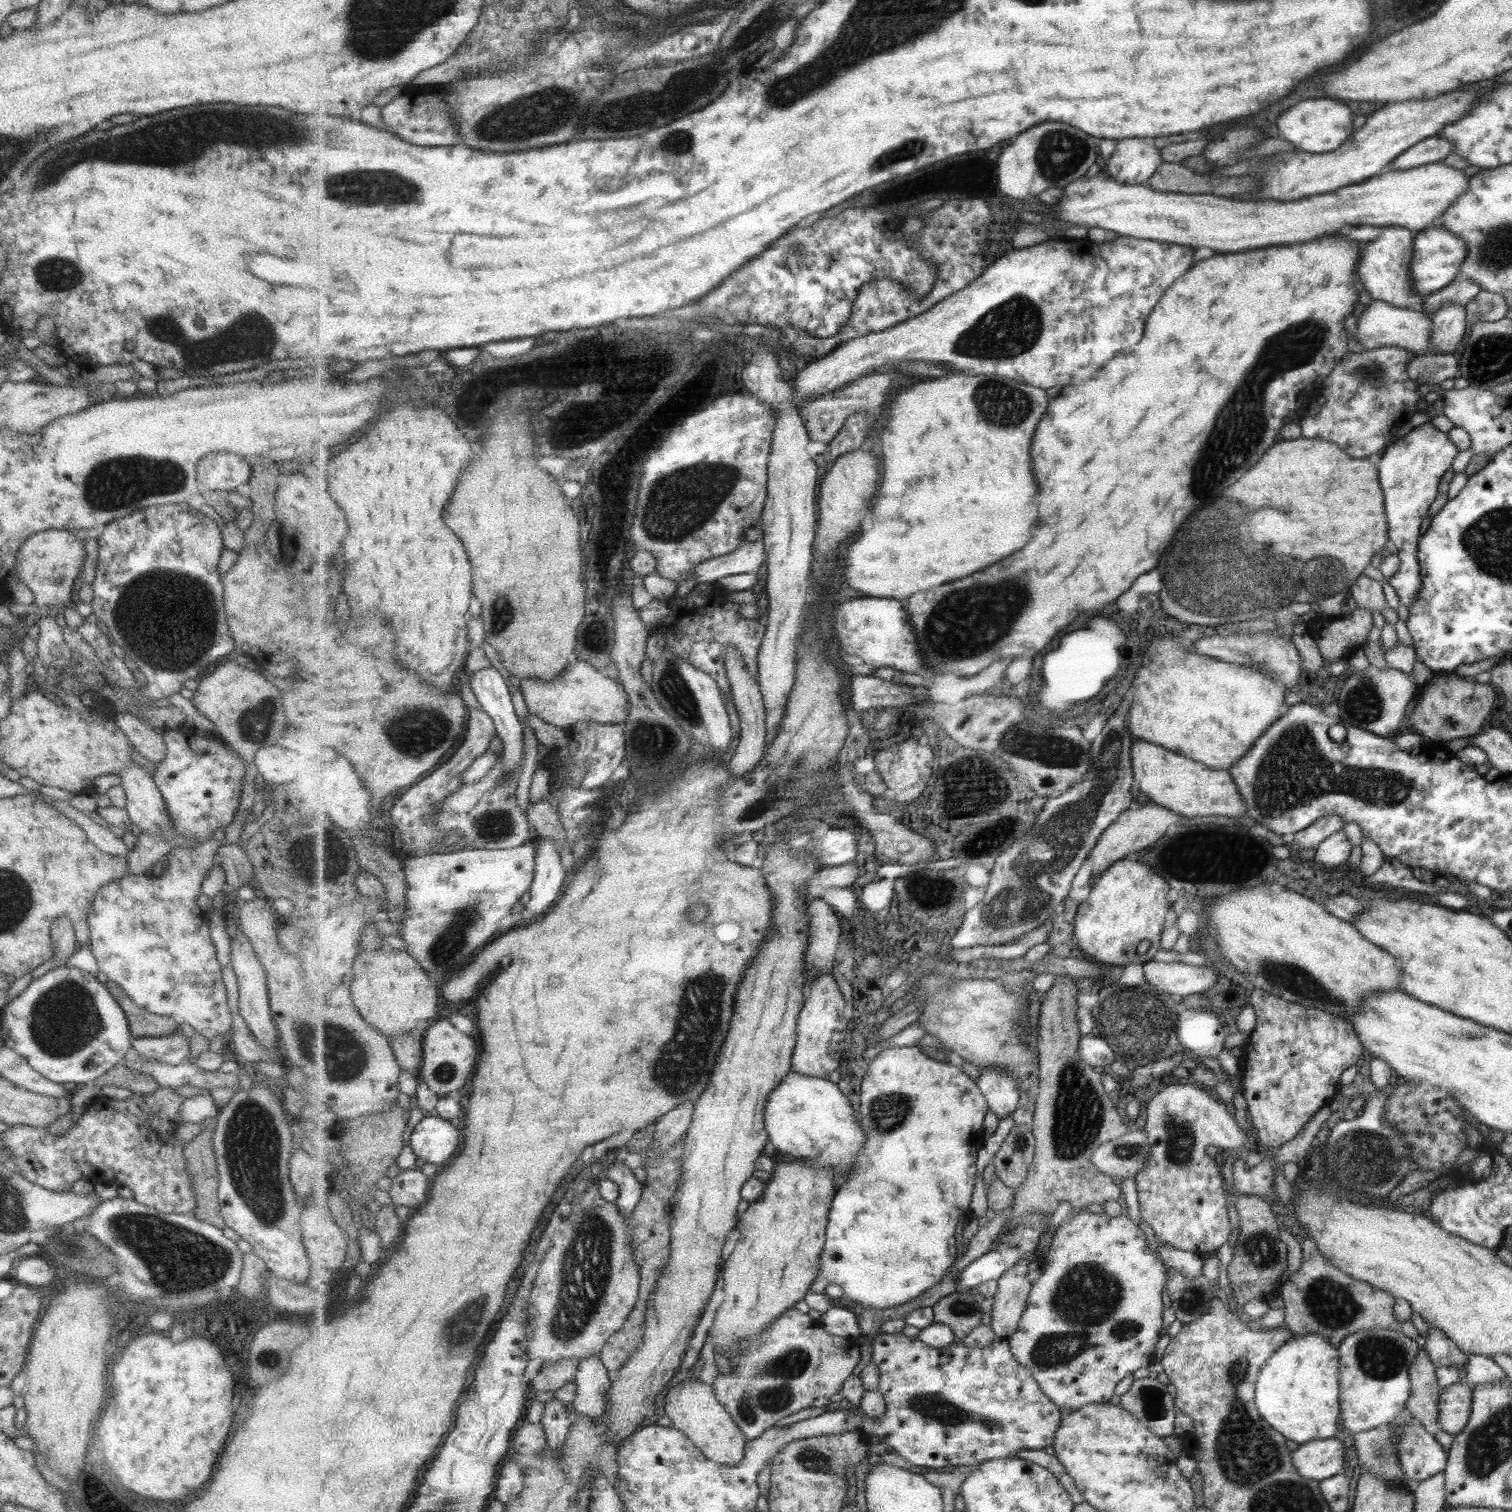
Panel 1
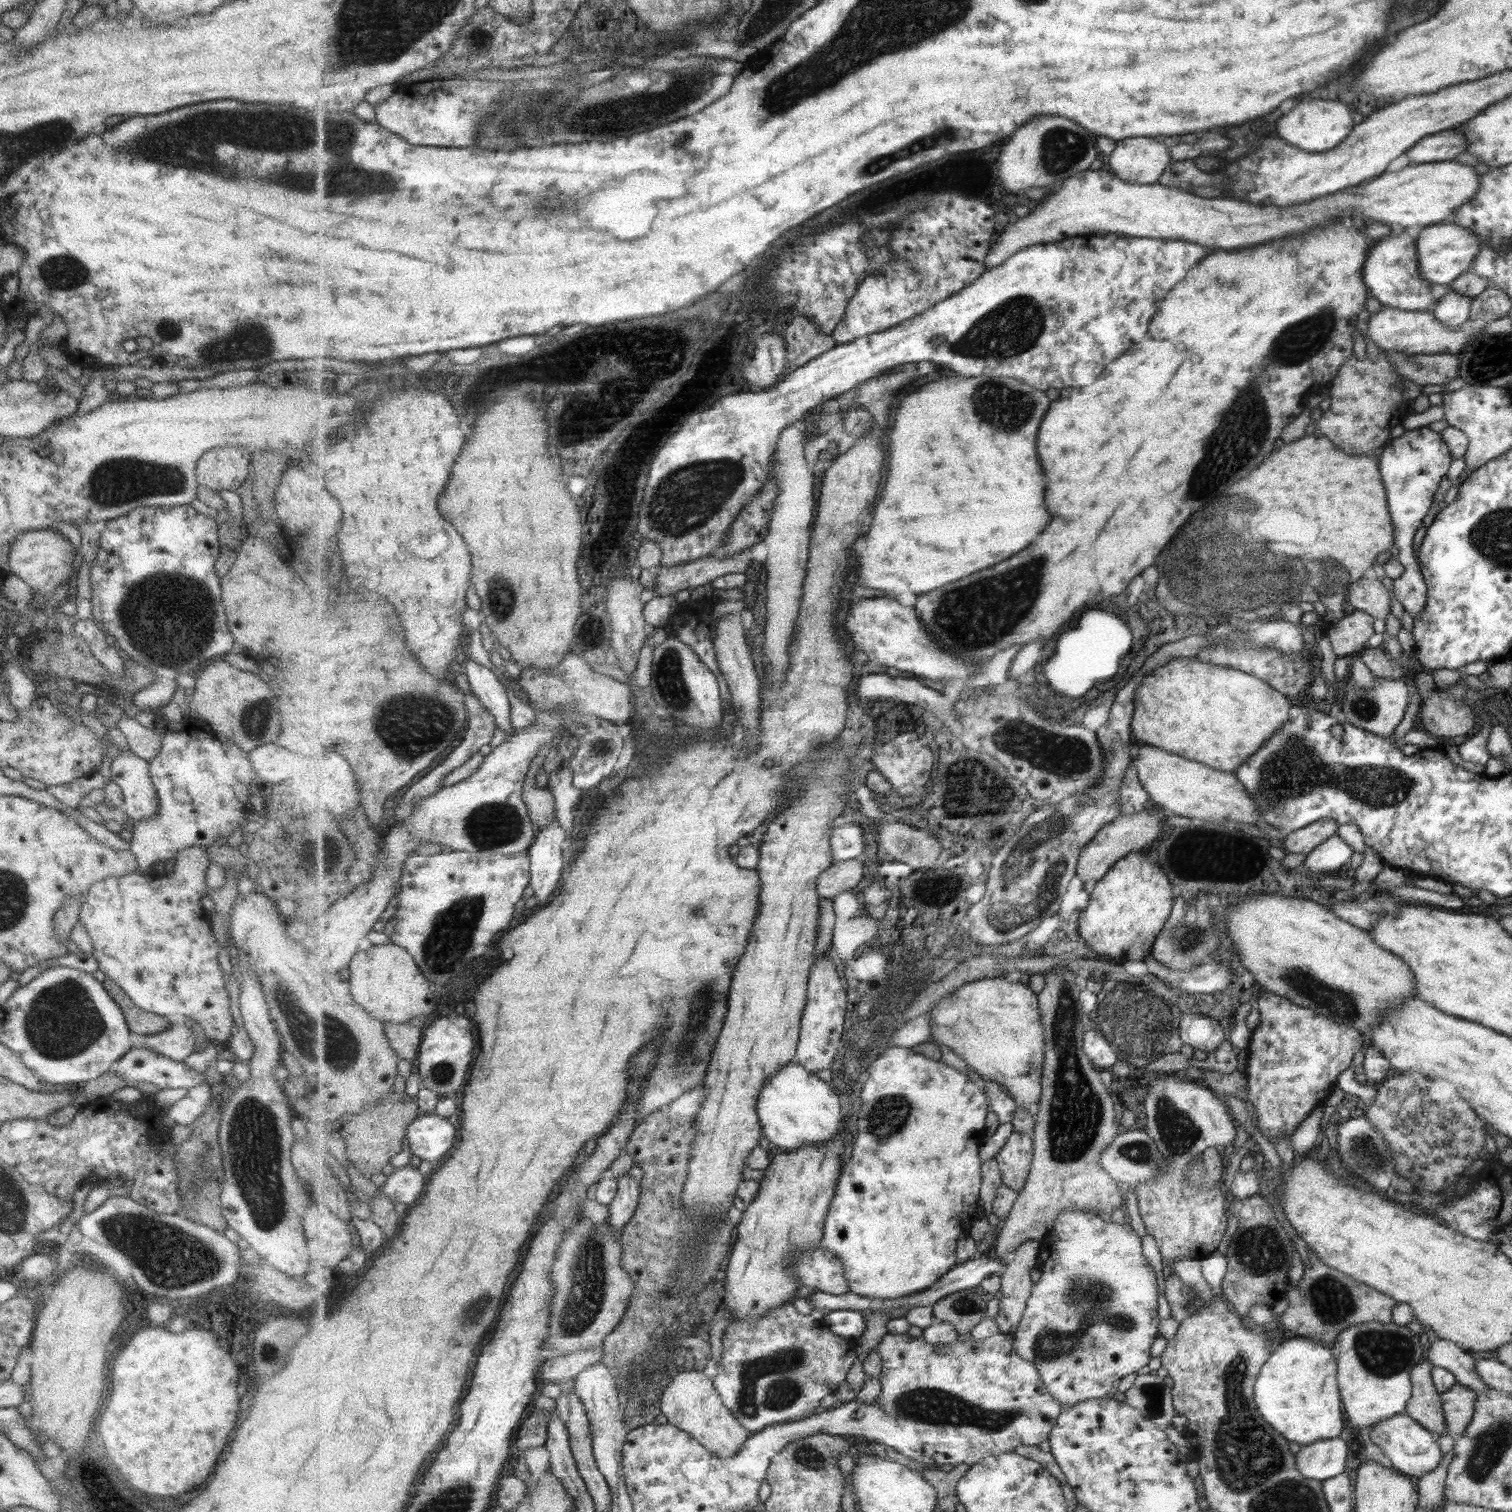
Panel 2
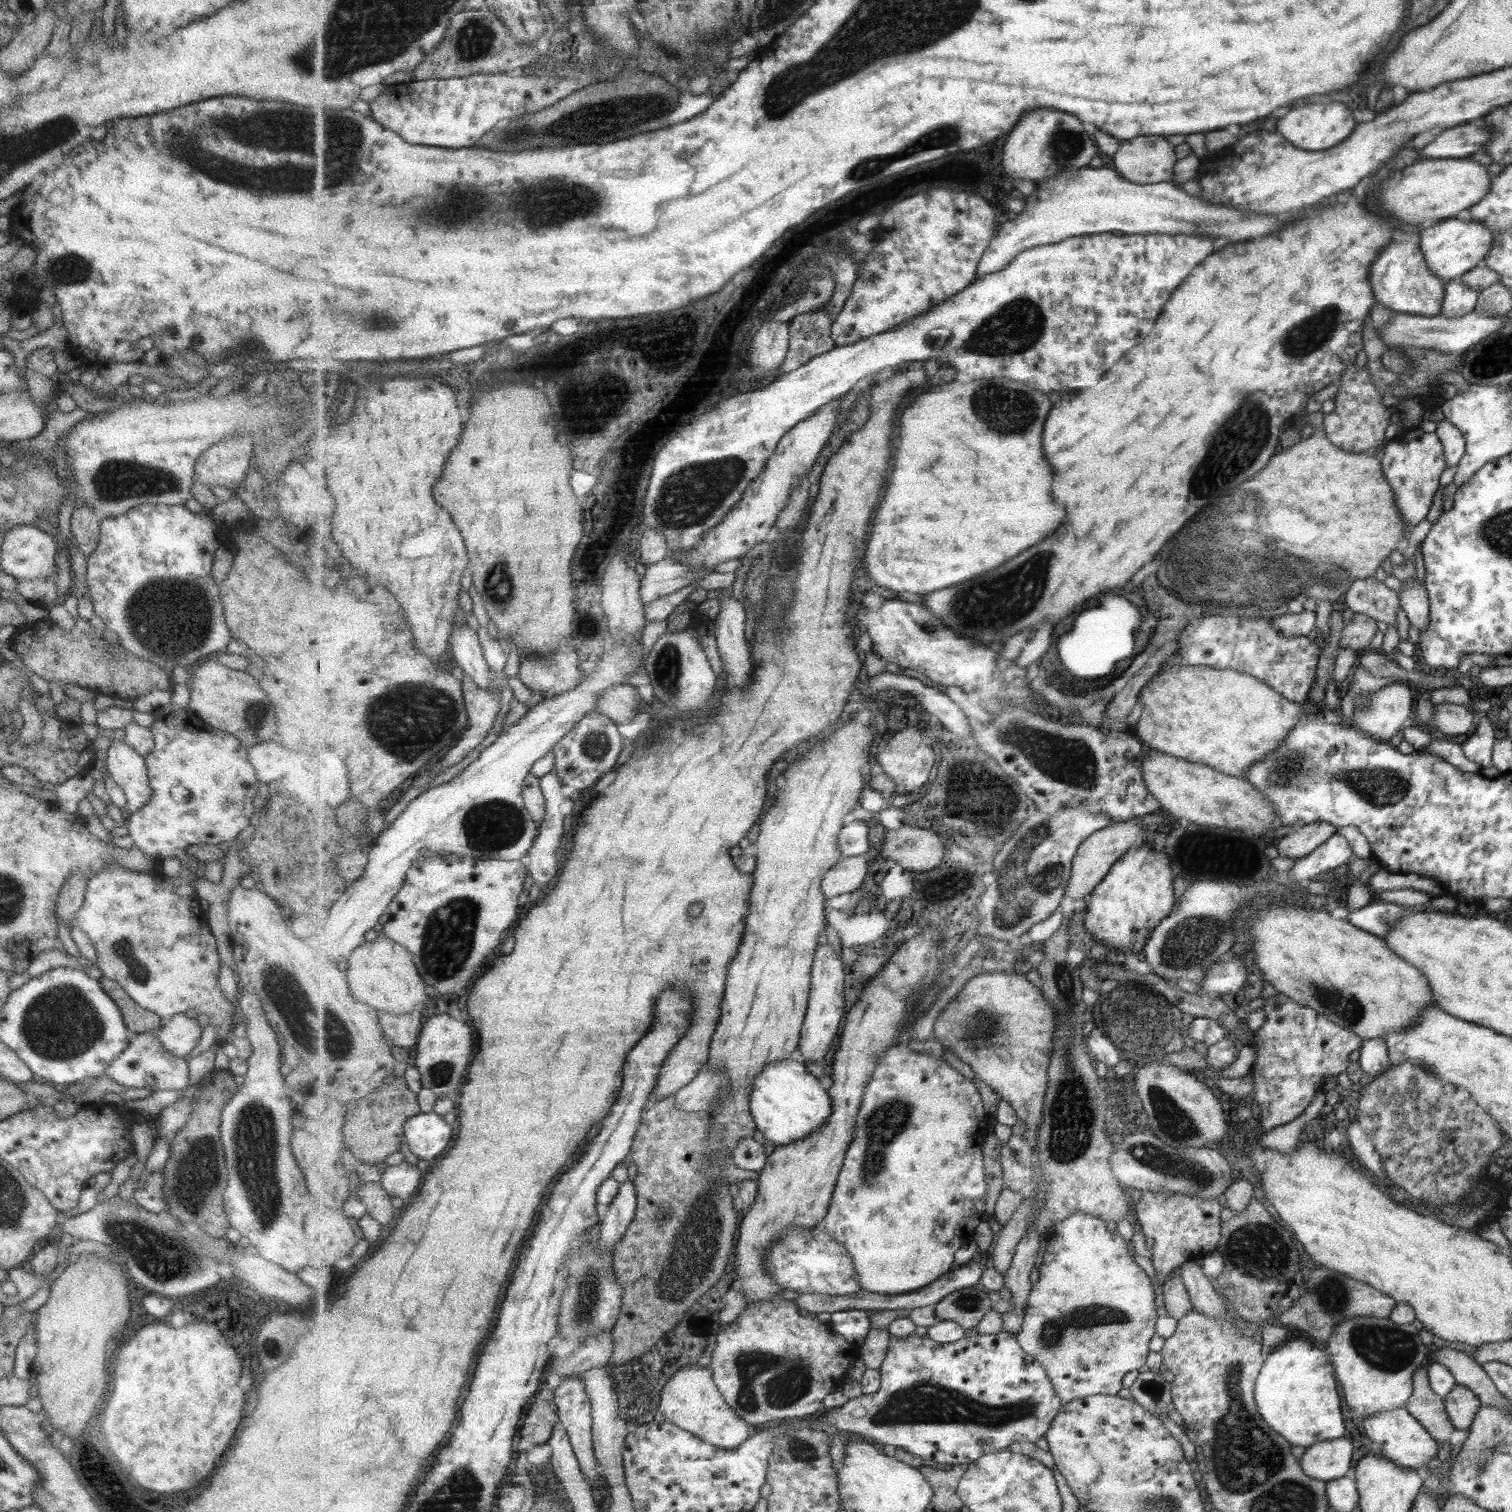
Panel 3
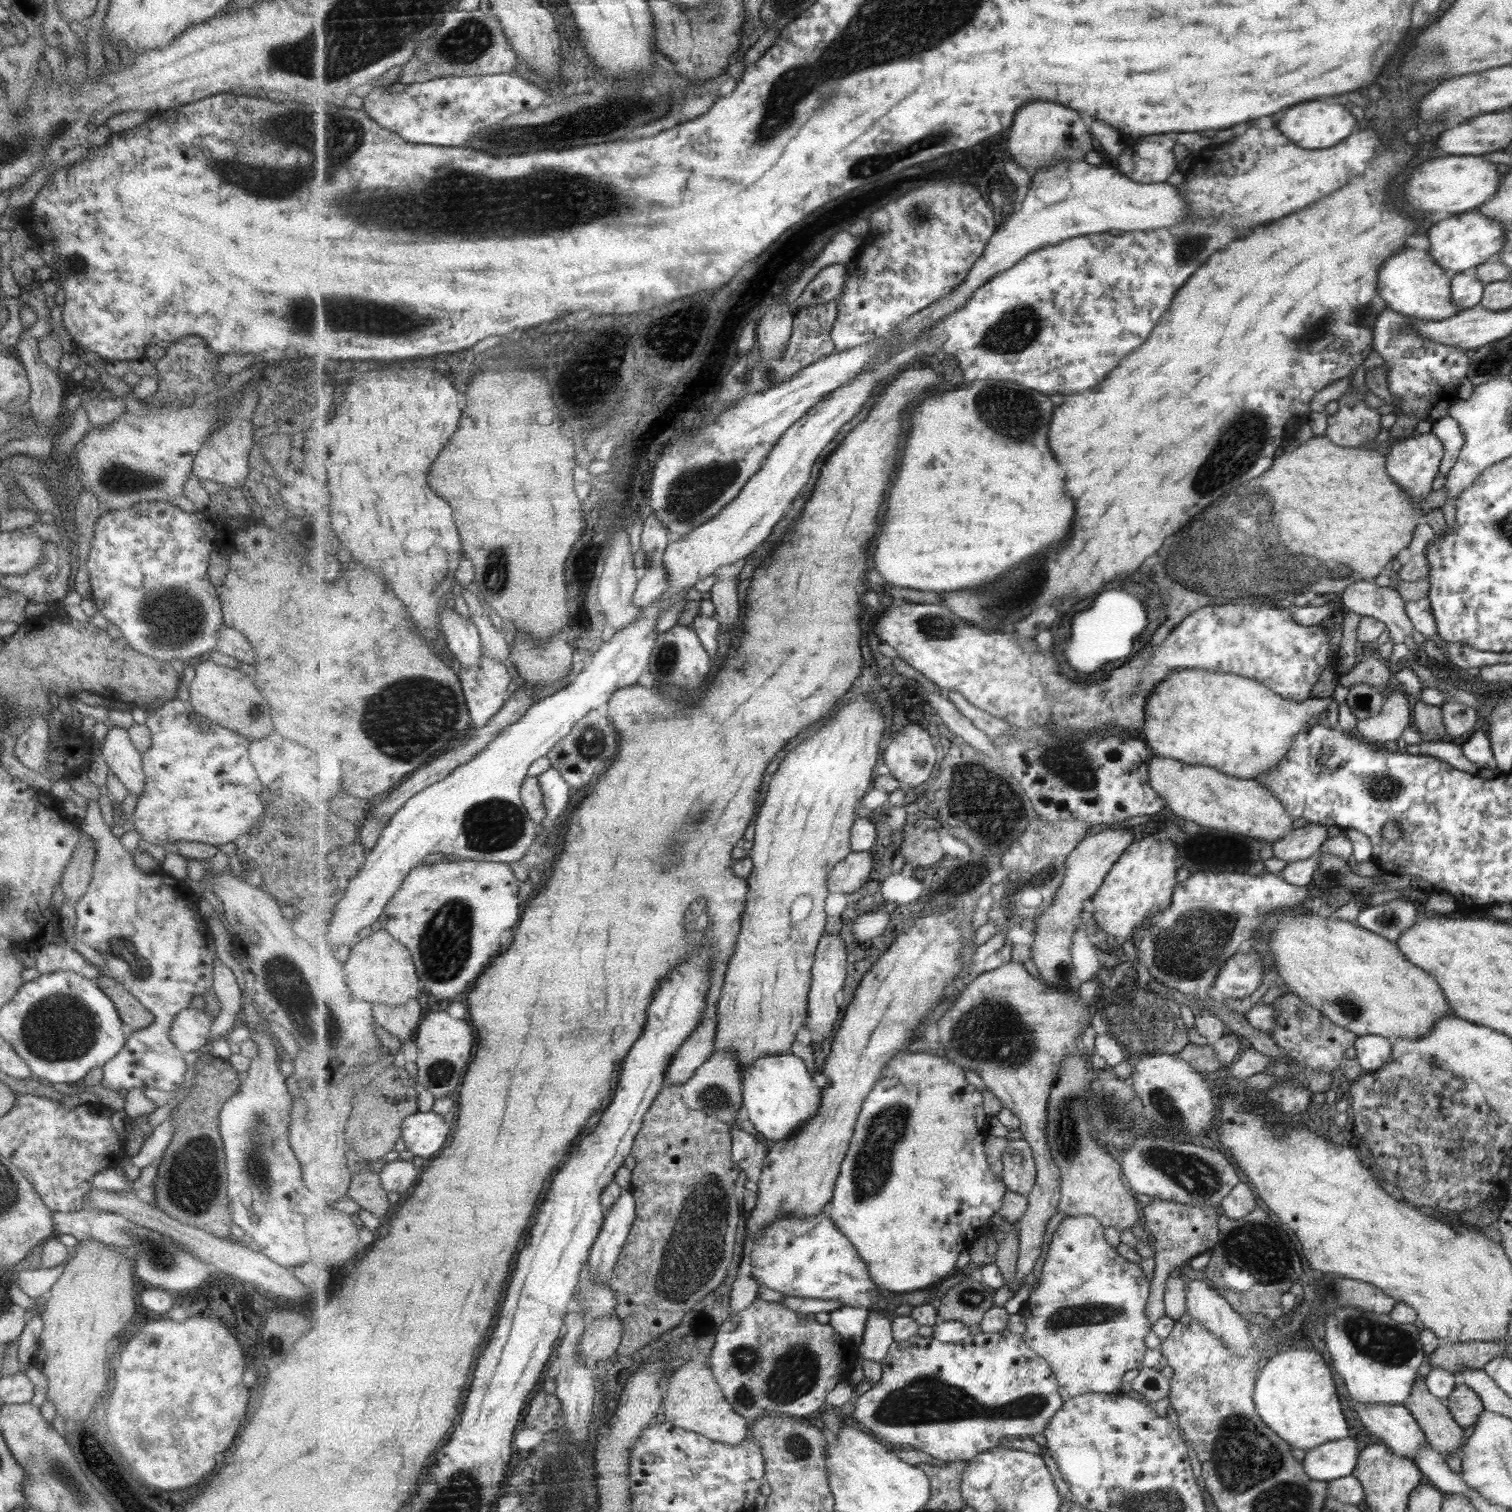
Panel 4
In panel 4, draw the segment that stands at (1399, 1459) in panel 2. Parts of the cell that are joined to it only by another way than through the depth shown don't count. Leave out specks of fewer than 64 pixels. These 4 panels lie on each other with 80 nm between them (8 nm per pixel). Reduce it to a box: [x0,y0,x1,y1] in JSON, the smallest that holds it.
[1353,1402,1426,1458]

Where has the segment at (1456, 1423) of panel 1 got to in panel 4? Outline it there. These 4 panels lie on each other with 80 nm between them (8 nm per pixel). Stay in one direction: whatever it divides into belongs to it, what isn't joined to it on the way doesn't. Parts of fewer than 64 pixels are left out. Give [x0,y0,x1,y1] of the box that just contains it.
[1444,1386,1483,1429]

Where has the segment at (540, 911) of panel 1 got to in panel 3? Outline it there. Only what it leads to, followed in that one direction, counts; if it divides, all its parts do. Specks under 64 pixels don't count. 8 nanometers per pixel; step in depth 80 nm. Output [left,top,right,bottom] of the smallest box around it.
[526,770,573,888]

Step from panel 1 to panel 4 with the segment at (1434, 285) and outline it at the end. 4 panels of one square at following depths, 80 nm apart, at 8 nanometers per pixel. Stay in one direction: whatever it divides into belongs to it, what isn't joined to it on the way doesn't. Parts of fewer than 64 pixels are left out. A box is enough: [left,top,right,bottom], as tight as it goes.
[1427,209,1506,275]

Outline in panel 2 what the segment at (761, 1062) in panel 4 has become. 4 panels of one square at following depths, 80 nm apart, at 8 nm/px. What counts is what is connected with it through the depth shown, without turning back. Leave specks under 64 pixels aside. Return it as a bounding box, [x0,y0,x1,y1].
[759,1061,850,1152]

